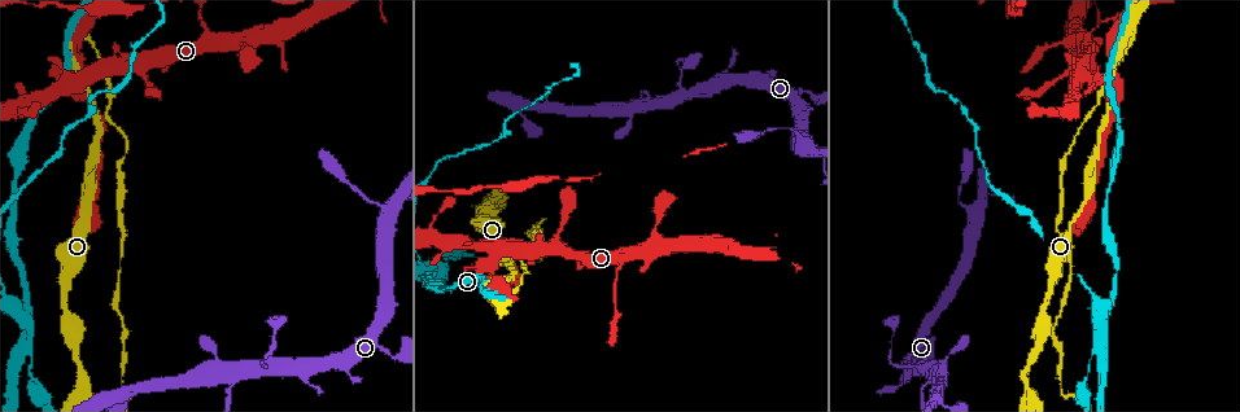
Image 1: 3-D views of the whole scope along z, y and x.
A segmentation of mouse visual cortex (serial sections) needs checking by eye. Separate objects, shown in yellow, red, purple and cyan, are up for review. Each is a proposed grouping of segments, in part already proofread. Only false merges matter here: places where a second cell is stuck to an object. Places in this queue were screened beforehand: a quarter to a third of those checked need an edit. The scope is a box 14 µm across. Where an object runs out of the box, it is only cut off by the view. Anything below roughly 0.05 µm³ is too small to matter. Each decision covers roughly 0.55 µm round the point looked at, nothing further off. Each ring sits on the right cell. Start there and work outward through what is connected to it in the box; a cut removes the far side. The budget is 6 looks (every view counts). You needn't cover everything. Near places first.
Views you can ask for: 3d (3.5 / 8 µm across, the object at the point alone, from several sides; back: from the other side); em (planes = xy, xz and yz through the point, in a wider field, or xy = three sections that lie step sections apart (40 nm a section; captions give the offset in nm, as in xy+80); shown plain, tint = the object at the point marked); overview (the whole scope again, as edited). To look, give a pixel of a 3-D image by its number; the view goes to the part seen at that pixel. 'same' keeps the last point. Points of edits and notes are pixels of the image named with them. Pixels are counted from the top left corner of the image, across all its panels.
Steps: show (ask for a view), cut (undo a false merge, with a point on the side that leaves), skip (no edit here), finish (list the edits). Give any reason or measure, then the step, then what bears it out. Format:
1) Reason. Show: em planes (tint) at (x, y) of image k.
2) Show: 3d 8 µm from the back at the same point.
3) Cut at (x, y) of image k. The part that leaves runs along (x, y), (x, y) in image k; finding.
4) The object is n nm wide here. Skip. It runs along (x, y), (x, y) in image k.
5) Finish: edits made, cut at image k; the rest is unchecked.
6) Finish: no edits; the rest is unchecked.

Three-way junction. Show: 3d 3.5 µm at (1130, 33) of image 1.

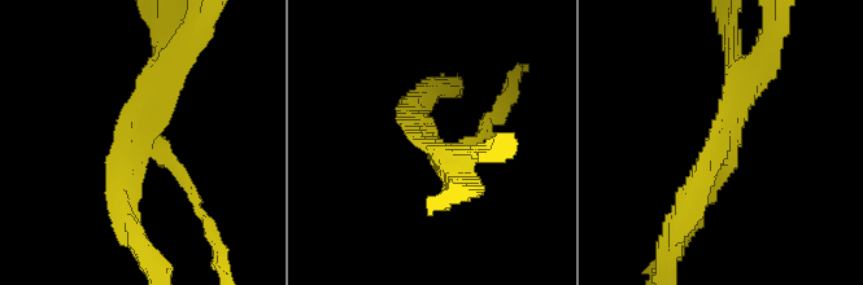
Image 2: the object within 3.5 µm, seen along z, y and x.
3 arms meet here; the arms are 100, 250, 300 nm wide. Show: em xy step 3 (tint) at (726, 144) of image 2.

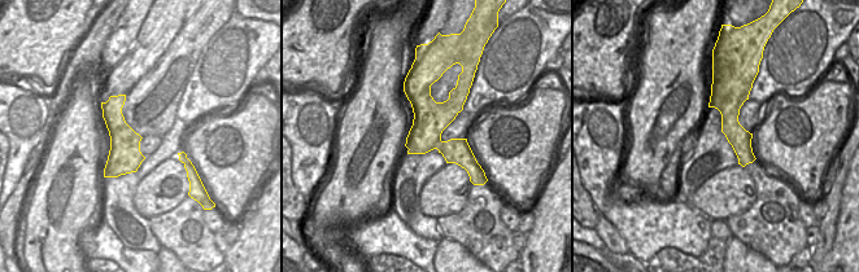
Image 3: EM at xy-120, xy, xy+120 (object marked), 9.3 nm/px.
The object is 320 nm wide here. Cut at (187, 182) of image 2. A border runs along (732, 73), (744, 83), (746, 99) in image 3; two cells meet here.

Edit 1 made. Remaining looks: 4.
Show: overview.

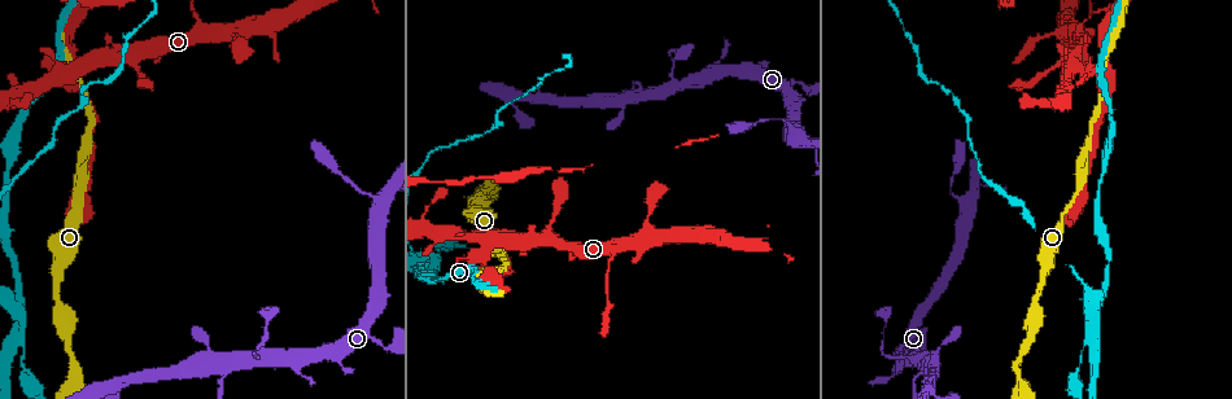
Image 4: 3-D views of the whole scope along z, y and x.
A narrow waist. Show: 3d 8 µm at (1095, 12) of image 4.

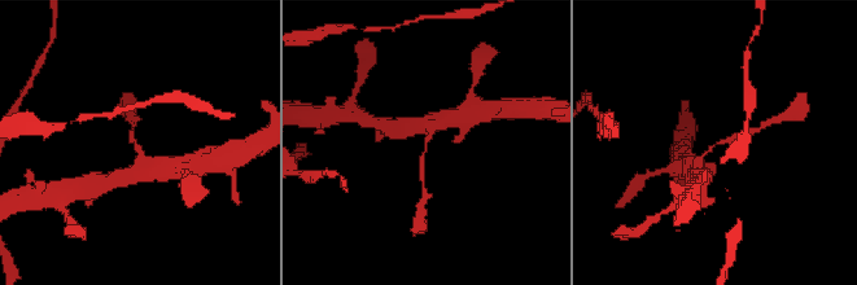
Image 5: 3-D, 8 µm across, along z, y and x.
Shape alone is not enough. Show: em xy step 5 (tint) at (424, 143) of image 5.

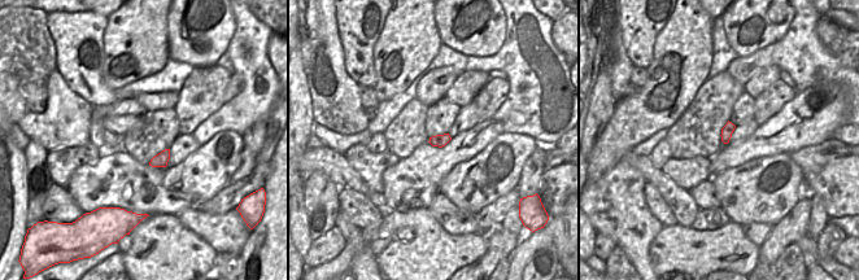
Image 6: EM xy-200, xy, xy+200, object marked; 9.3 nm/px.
The arms are 250, 300 nm wide. Skip. It runs along (698, 169), (716, 144), (753, 130) in image 5; all the same cell.

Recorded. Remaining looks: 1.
Finish: edits made, cut at image 2; the rest is unchecked.

